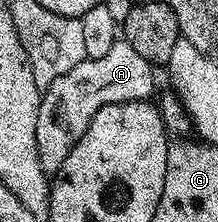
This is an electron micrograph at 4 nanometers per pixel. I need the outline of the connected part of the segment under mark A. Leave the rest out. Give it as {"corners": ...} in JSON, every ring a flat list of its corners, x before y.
{"corners":[[117,39,102,59,88,57,77,63,73,71,65,71,61,79,53,79,53,83,42,90,37,111,37,159,44,173,58,173,61,163,65,163,69,151,73,151,77,139,85,135,93,115,97,115,101,107,154,98,155,73,156,66,143,59,128,41]]}

